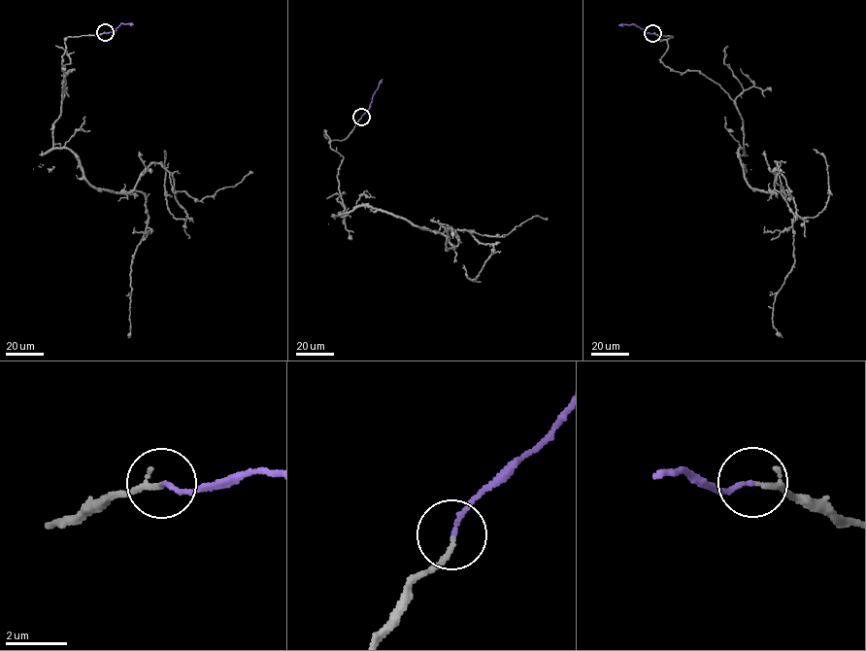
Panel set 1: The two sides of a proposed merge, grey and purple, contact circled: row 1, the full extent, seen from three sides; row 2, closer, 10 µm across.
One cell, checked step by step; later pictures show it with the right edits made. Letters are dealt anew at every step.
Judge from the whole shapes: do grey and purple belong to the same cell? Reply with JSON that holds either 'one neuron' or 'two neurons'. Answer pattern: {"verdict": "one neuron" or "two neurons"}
{"verdict": "one neuron"}

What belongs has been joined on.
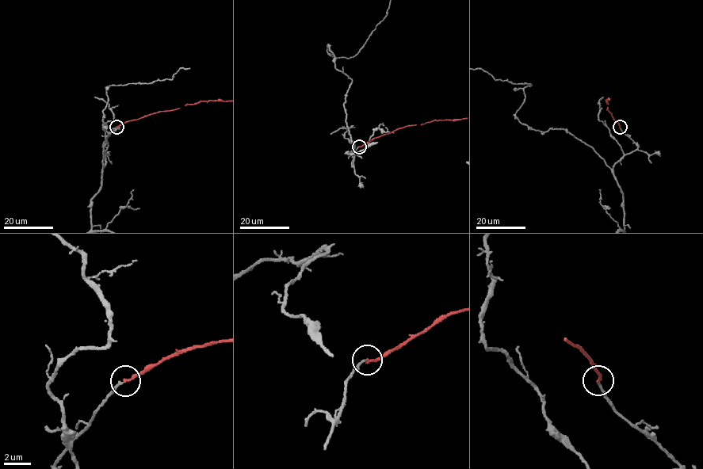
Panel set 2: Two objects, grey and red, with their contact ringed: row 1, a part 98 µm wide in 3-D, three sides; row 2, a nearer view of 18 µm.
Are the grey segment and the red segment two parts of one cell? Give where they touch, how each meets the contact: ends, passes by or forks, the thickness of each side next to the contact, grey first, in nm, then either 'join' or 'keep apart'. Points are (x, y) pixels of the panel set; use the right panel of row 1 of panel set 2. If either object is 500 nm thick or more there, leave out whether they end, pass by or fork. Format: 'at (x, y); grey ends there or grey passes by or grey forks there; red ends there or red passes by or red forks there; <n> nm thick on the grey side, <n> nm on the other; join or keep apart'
at (620, 127); grey ends there; red ends there; 170 nm thick on the grey side, 200 nm on the other; keep apart

